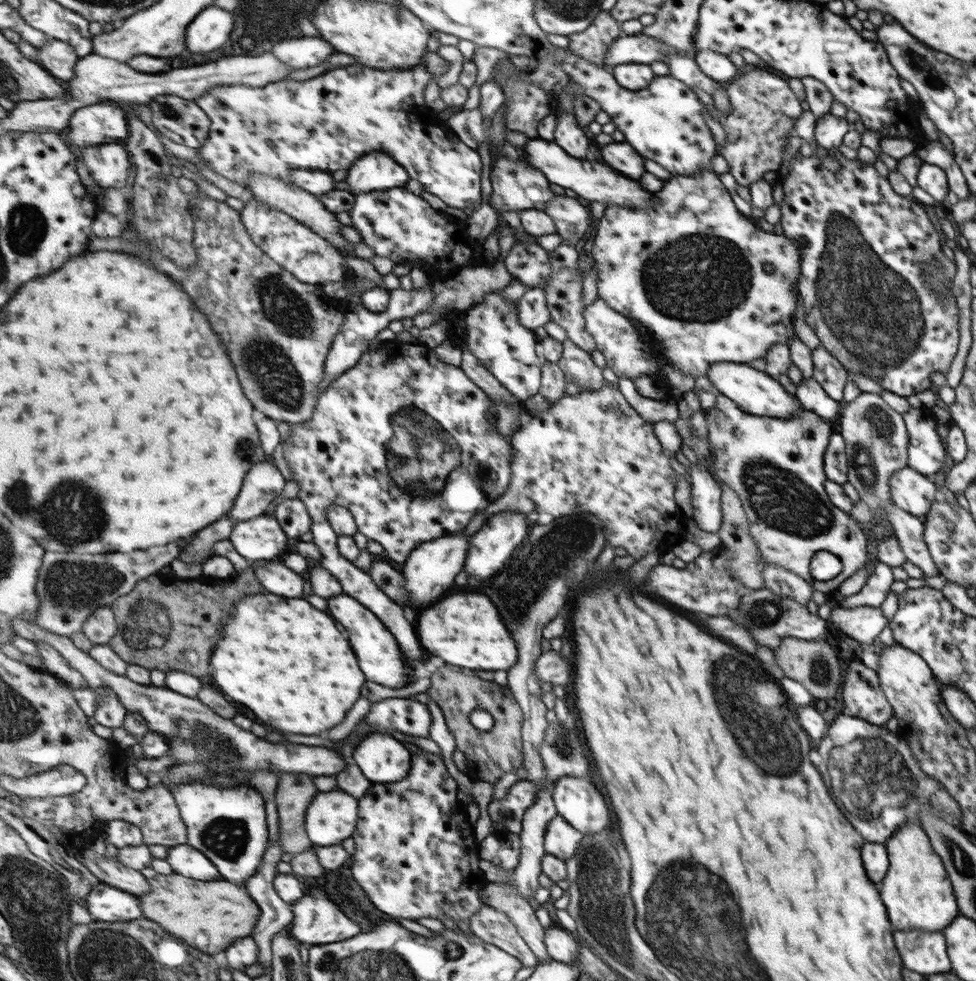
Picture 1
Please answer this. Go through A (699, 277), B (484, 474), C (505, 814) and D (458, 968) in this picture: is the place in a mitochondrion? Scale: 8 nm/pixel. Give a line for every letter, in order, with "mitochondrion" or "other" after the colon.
A: mitochondrion
B: mitochondrion
C: mitochondrion
D: other

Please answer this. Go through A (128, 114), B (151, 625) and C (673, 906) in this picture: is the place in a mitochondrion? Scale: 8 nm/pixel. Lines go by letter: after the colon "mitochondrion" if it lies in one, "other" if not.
A: other
B: mitochondrion
C: mitochondrion

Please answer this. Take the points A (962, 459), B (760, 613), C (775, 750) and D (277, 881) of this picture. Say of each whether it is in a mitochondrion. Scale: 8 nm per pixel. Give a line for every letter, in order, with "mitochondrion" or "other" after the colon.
A: other
B: mitochondrion
C: mitochondrion
D: other

